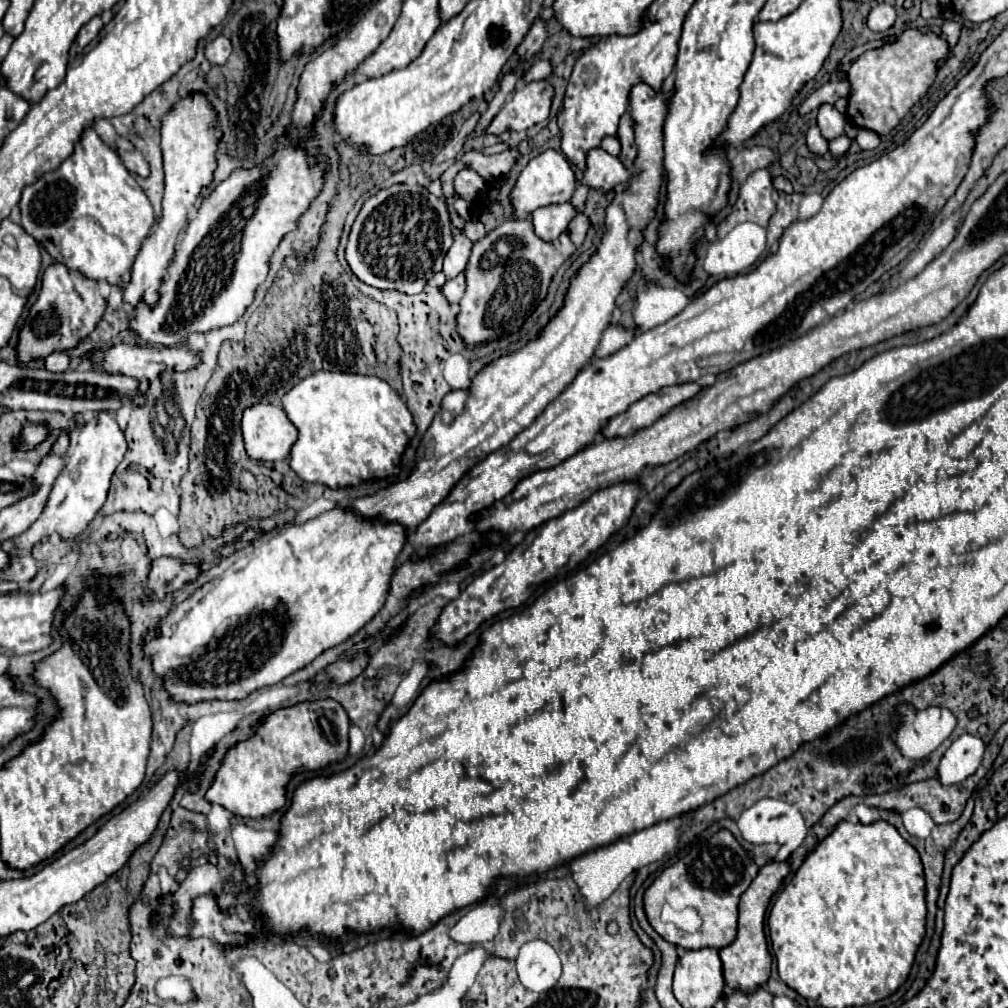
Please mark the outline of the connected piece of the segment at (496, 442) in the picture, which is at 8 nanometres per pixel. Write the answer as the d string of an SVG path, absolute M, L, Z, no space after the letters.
M646 84L634 86L630 92L630 114L636 122L638 156L634 168L638 174L630 180L630 188L616 196L606 208L606 232L602 244L592 260L582 266L572 280L564 308L554 320L550 320L538 340L528 342L516 354L502 356L488 364L472 380L468 390L452 390L442 400L442 410L436 414L424 440L432 442L432 450L428 456L418 454L416 468L406 480L400 480L374 496L352 500L342 508L356 512L364 520L394 522L408 532L416 530L472 464L478 464L490 452L502 448L518 432L528 428L534 418L574 380L580 366L592 358L602 332L612 320L616 296L636 270L636 248L642 242L642 230L654 216L658 204L656 194L662 182L662 124L666 118L664 92L656 94Z

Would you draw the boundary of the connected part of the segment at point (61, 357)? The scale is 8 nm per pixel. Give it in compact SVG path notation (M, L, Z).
M52 352L50 356L44 358L46 370L50 372L64 372L70 366L70 358L64 352Z

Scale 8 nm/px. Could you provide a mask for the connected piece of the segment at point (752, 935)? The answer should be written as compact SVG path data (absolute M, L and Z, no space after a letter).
M772 862L760 868L758 876L750 884L750 888L740 896L740 916L738 916L738 936L736 940L720 950L720 960L724 966L724 980L726 986L736 988L744 994L756 992L758 986L764 986L770 977L773 956L771 955L768 944L766 944L766 935L764 932L764 921L766 919L766 908L770 904L770 898L778 890L780 882L788 874L788 862Z

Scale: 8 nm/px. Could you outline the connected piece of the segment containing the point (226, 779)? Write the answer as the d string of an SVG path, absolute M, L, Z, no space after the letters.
M334 700L302 702L286 710L276 710L250 740L240 742L226 754L216 782L206 792L206 800L224 806L240 818L272 816L276 810L284 808L288 784L294 774L322 770L330 766L330 762L346 758L350 742L348 730L348 714Z

